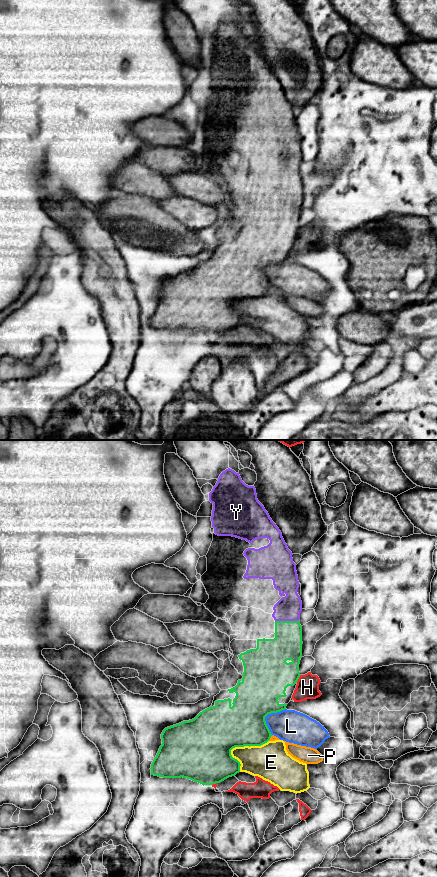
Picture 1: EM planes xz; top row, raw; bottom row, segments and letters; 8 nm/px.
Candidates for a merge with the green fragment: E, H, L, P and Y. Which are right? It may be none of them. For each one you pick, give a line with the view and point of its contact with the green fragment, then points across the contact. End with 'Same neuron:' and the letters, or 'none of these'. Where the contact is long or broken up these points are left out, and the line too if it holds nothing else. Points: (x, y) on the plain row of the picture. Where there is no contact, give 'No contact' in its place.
Y: Touches green at xz (287, 173)
Same neuron: Y

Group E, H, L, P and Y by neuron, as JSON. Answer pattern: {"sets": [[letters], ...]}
{"sets": [["E"], ["H"], ["L"], ["P"], ["Y"]]}

